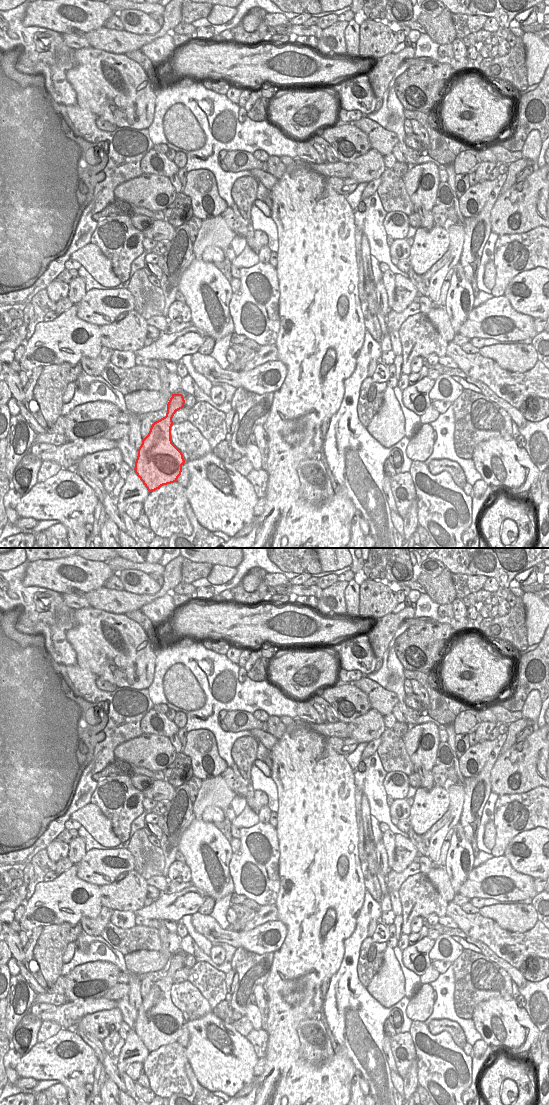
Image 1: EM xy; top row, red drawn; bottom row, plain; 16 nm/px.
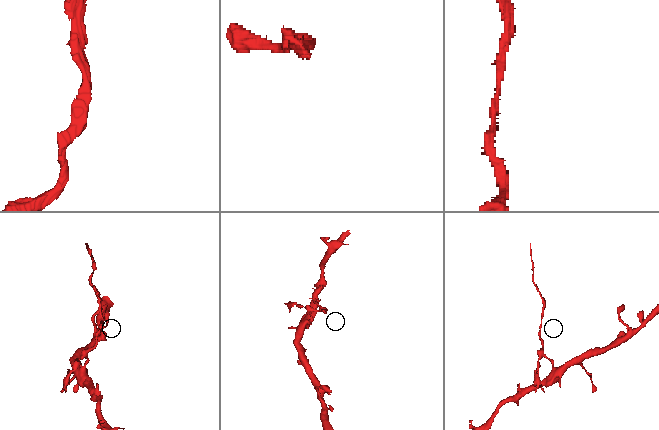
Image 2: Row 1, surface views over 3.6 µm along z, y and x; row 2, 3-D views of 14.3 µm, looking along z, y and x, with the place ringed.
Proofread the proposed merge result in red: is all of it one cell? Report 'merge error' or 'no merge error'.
merge error

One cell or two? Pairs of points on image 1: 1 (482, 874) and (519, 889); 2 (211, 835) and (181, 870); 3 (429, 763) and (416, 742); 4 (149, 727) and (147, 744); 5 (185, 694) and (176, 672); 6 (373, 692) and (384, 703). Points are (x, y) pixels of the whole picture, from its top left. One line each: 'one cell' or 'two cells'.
1: one cell
2: two cells
3: one cell
4: two cells
5: one cell
6: one cell

